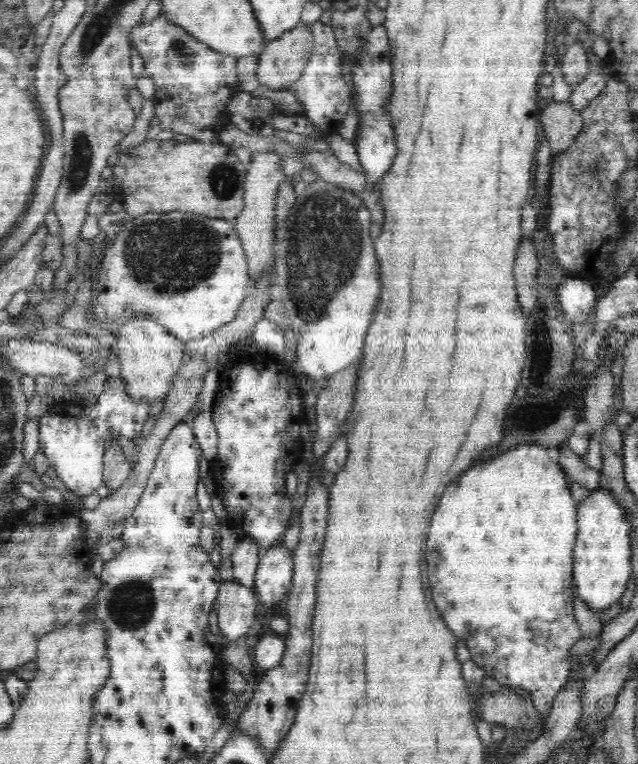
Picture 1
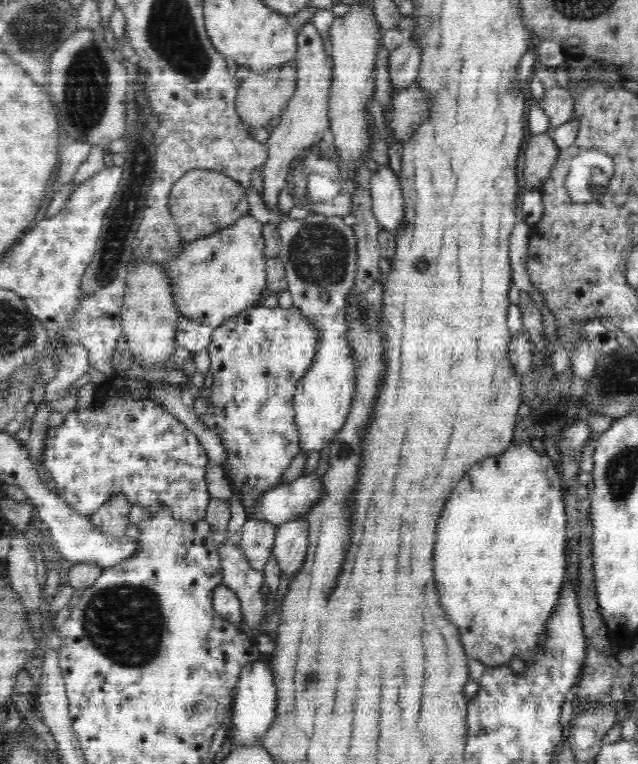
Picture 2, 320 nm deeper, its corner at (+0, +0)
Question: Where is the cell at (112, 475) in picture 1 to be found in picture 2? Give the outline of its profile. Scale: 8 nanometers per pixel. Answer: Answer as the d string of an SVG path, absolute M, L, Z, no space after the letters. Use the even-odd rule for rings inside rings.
M123 494L112 496L108 502L104 502L92 516L92 526L100 529L105 535L124 537L128 524L131 504Z

